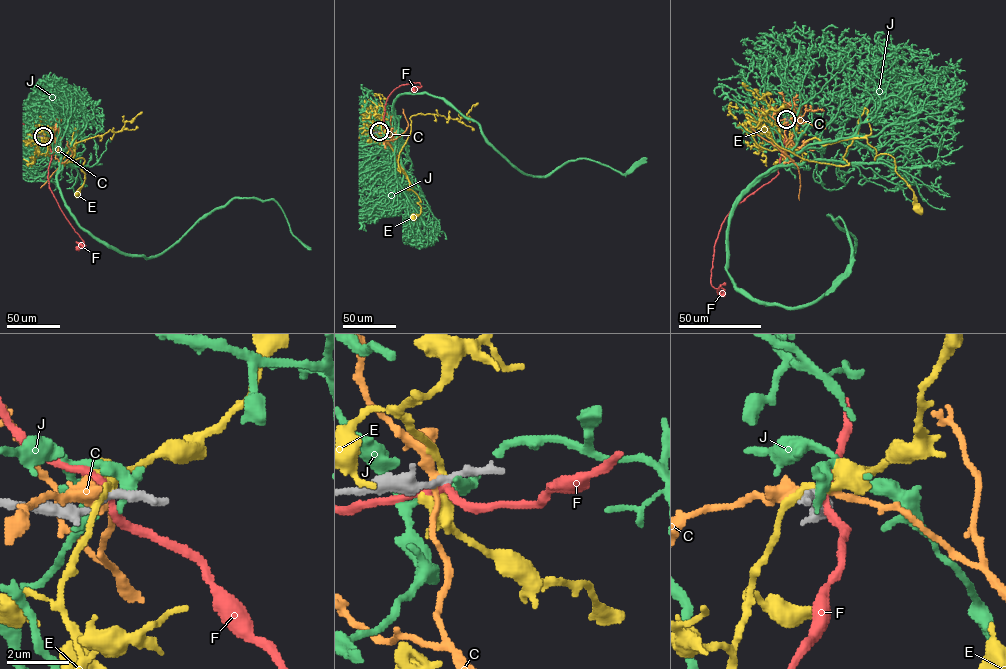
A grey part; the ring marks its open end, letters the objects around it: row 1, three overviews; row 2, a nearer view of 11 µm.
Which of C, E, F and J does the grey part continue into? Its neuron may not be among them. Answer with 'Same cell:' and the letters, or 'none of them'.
Same cell: none of them

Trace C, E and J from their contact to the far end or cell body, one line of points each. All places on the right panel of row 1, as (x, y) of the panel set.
C: (786, 119), (805, 122), (794, 121), (784, 131), (781, 155), (788, 163), (793, 161), (751, 128)
E: (786, 119), (780, 134), (788, 148), (815, 138), (823, 145), (865, 138), (875, 160), (891, 156), (918, 209)
J: (786, 119), (796, 129), (790, 158), (806, 160), (770, 168), (734, 209), (727, 271), (741, 291)

